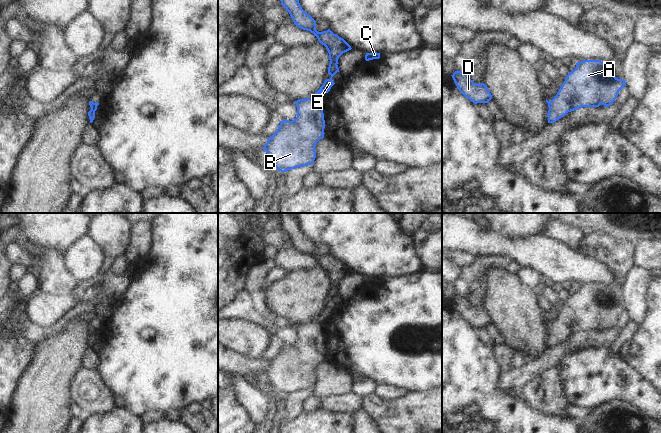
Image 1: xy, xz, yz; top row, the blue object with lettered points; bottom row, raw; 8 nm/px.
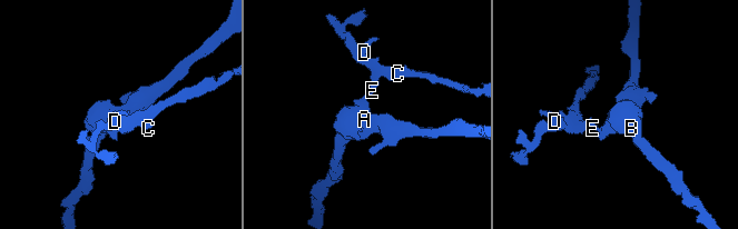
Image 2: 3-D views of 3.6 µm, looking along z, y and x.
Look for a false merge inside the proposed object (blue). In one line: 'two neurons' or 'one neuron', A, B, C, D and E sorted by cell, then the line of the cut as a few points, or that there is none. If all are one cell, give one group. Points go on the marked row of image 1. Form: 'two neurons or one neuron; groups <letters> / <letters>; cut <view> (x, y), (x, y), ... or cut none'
two neurons; groups A B / C D E; cut xz (314, 94), (317, 97)

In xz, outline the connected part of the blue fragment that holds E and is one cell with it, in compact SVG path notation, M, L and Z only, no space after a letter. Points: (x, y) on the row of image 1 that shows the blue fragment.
M280 0L281 5L289 12L294 24L303 29L313 33L318 41L324 45L329 53L329 67L328 74L330 79L326 79L320 89L314 94L318 97L323 91L328 93L331 87L335 84L332 77L339 72L338 59L339 57L351 50L351 46L341 37L334 34L330 29L323 32L316 30L316 21L308 15L301 7L299 0Z

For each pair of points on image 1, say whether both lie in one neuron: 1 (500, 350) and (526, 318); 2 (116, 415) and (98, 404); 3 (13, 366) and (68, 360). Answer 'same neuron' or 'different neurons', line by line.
1: different neurons
2: different neurons
3: different neurons

